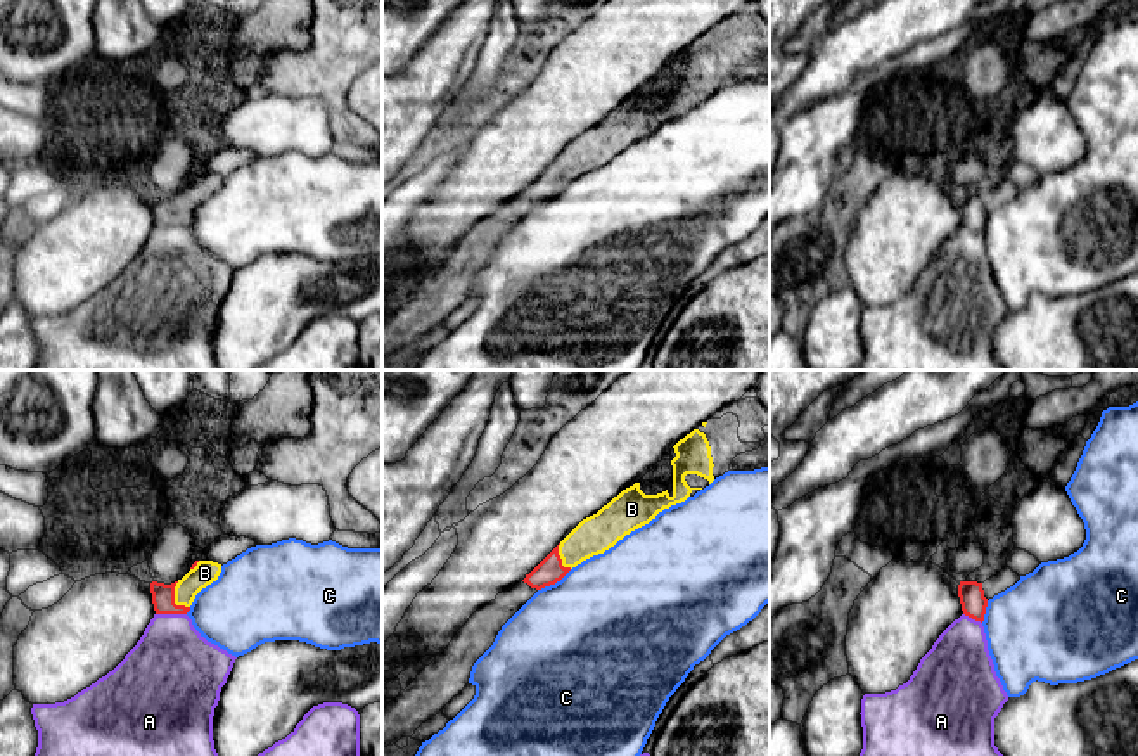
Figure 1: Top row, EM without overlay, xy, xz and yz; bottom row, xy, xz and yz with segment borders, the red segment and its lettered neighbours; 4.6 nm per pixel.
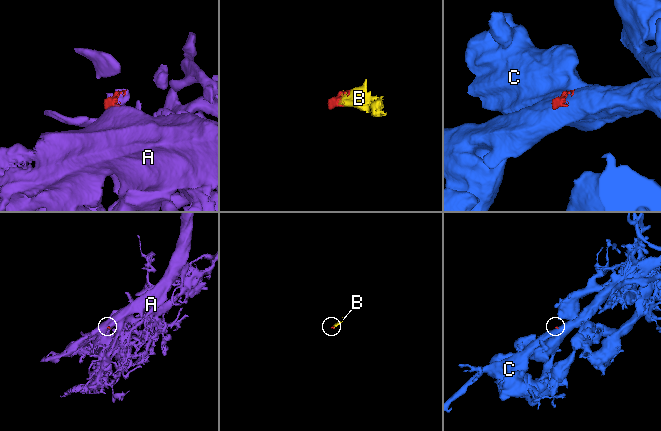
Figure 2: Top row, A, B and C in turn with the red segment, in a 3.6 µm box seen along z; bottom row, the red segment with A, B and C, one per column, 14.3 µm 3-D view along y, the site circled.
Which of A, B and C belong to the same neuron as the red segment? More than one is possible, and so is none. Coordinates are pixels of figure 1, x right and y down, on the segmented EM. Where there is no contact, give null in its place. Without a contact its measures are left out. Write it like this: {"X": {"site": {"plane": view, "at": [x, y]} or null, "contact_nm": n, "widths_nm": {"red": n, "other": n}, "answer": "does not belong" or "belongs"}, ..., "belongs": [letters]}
{"A": {"site": {"plane": "xy", "at": [172, 613]}, "contact_nm": 140, "widths_nm": {"red": 110, "other": 400}, "answer": "does not belong"}, "B": {"site": {"plane": "xy", "at": [173, 599]}, "contact_nm": 140, "widths_nm": {"red": 110, "other": 110}, "answer": "belongs"}, "C": {"site": {"plane": "xz", "at": [554, 583]}, "contact_nm": 190, "widths_nm": {"red": 120, "other": 500}, "answer": "does not belong"}, "belongs": ["B"]}

